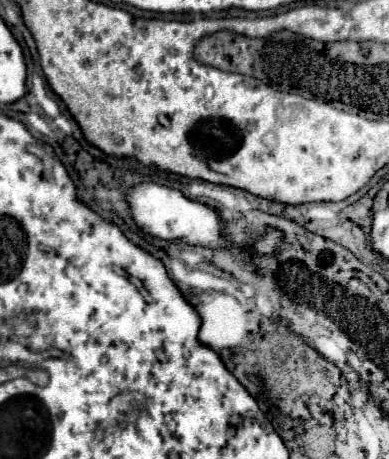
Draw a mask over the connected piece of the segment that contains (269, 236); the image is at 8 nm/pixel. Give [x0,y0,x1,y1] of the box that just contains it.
[253,229,281,255]

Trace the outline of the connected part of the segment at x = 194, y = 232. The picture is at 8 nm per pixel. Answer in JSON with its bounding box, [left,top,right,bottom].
[127,183,223,247]

